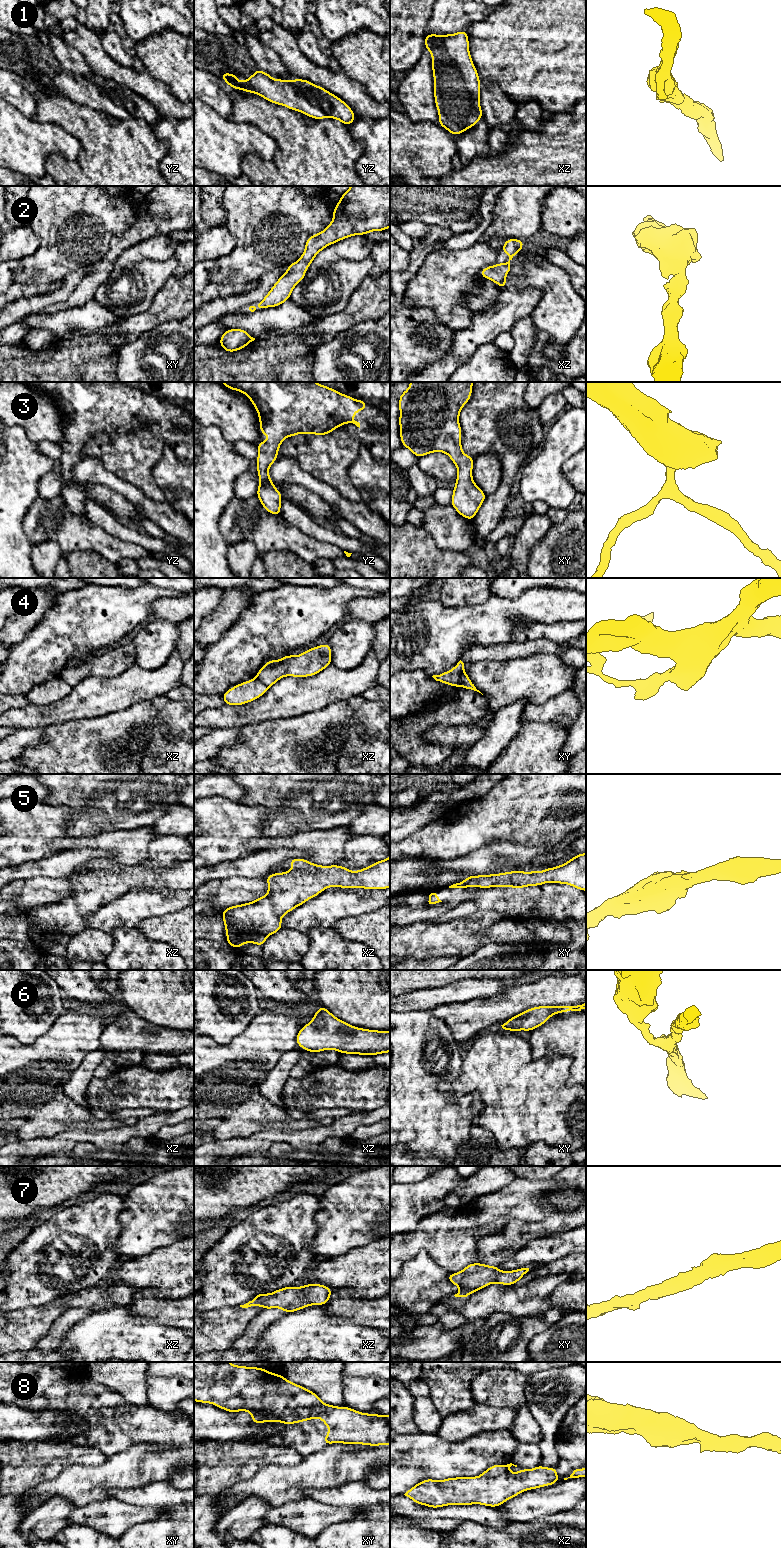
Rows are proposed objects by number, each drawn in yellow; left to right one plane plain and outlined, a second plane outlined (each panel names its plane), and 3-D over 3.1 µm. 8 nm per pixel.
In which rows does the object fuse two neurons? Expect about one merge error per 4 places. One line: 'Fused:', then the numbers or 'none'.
Fused: 4

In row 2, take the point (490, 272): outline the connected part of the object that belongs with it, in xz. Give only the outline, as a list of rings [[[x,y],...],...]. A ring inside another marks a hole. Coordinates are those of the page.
[[[508,238],[500,251],[508,254],[509,261],[481,269],[480,276],[495,282],[501,289],[505,288],[507,286],[505,278],[510,271],[510,261],[523,249],[524,243],[525,242],[520,239]]]

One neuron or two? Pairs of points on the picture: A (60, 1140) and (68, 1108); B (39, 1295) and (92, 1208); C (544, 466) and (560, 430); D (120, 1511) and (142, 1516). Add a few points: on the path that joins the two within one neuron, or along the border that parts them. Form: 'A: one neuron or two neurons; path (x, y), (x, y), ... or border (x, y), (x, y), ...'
A: two neurons; border (85, 1129), (70, 1129), (51, 1137), (39, 1137)
B: one neuron; path (30, 1269), (33, 1251), (66, 1224)
C: one neuron; path (552, 457), (560, 444), (560, 439)
D: one neuron; path (125, 1515), (137, 1515)

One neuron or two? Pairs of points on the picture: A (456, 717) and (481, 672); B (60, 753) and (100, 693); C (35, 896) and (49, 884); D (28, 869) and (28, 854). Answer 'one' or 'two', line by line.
A: two
B: two
C: one
D: two

